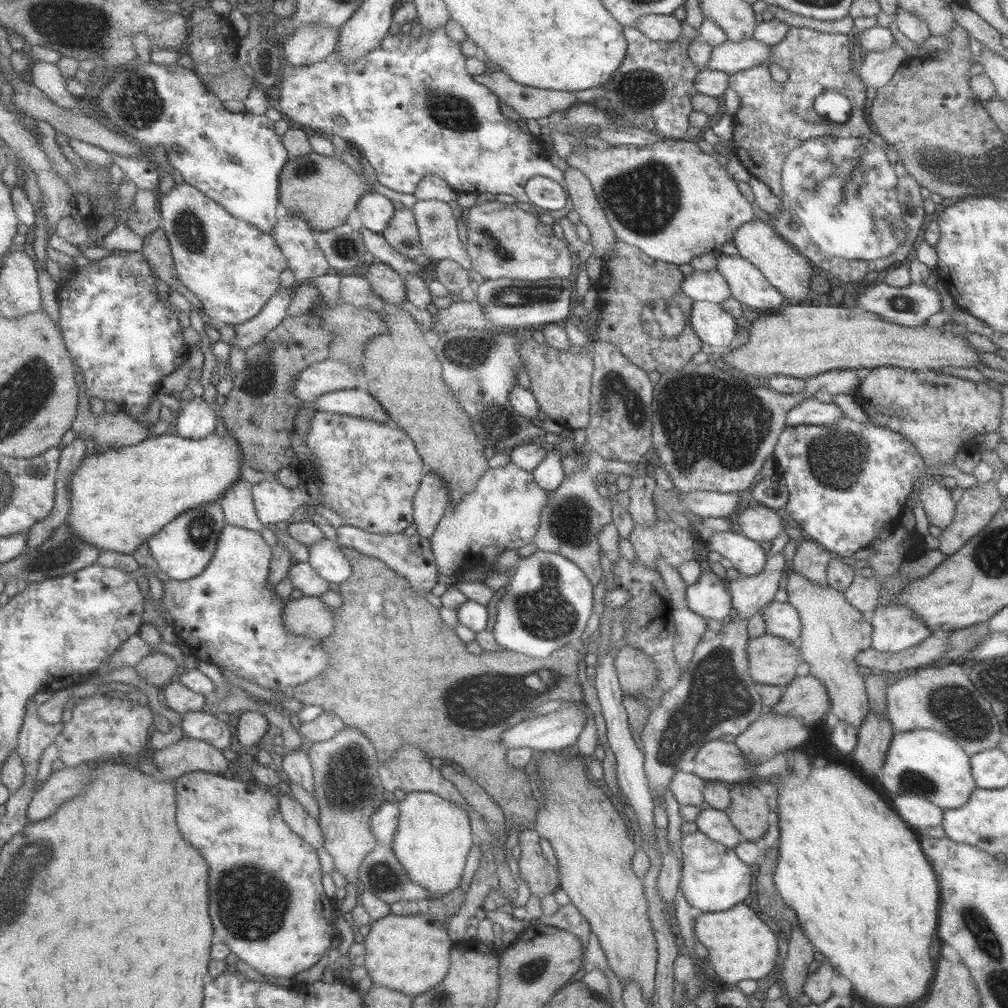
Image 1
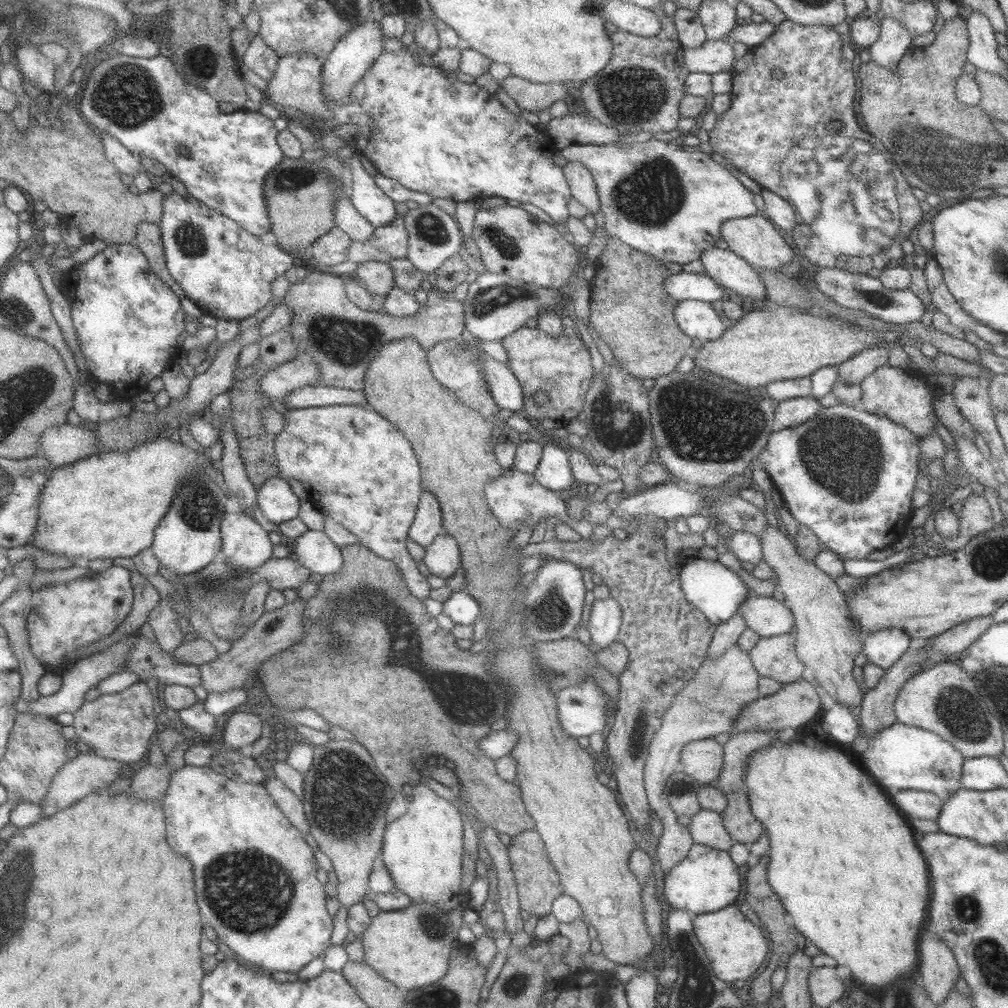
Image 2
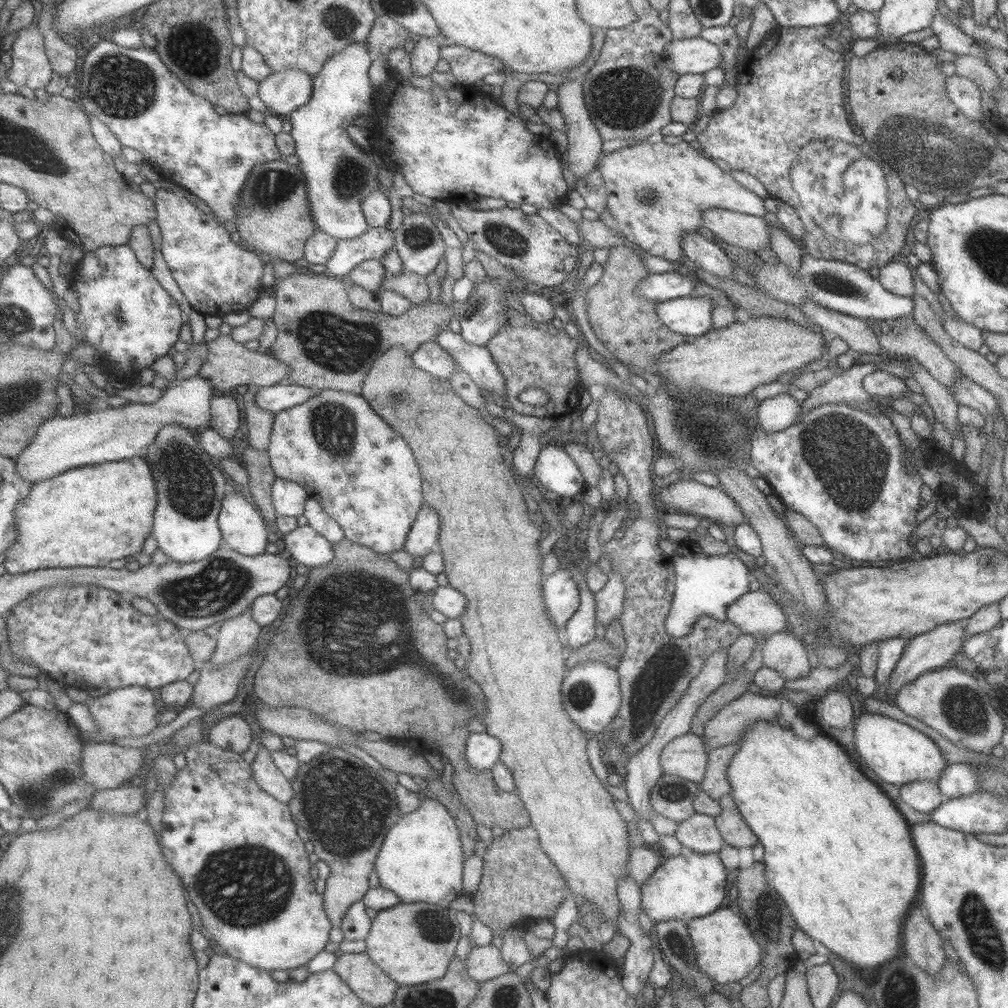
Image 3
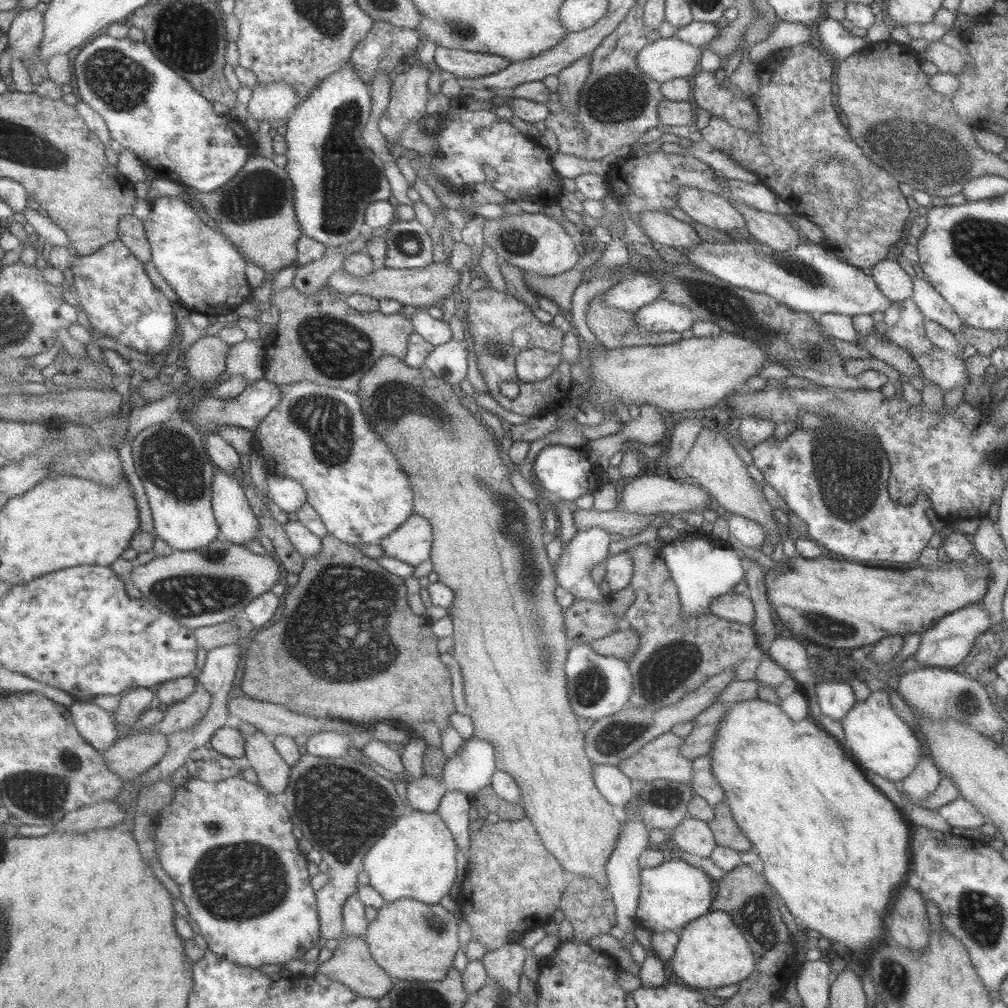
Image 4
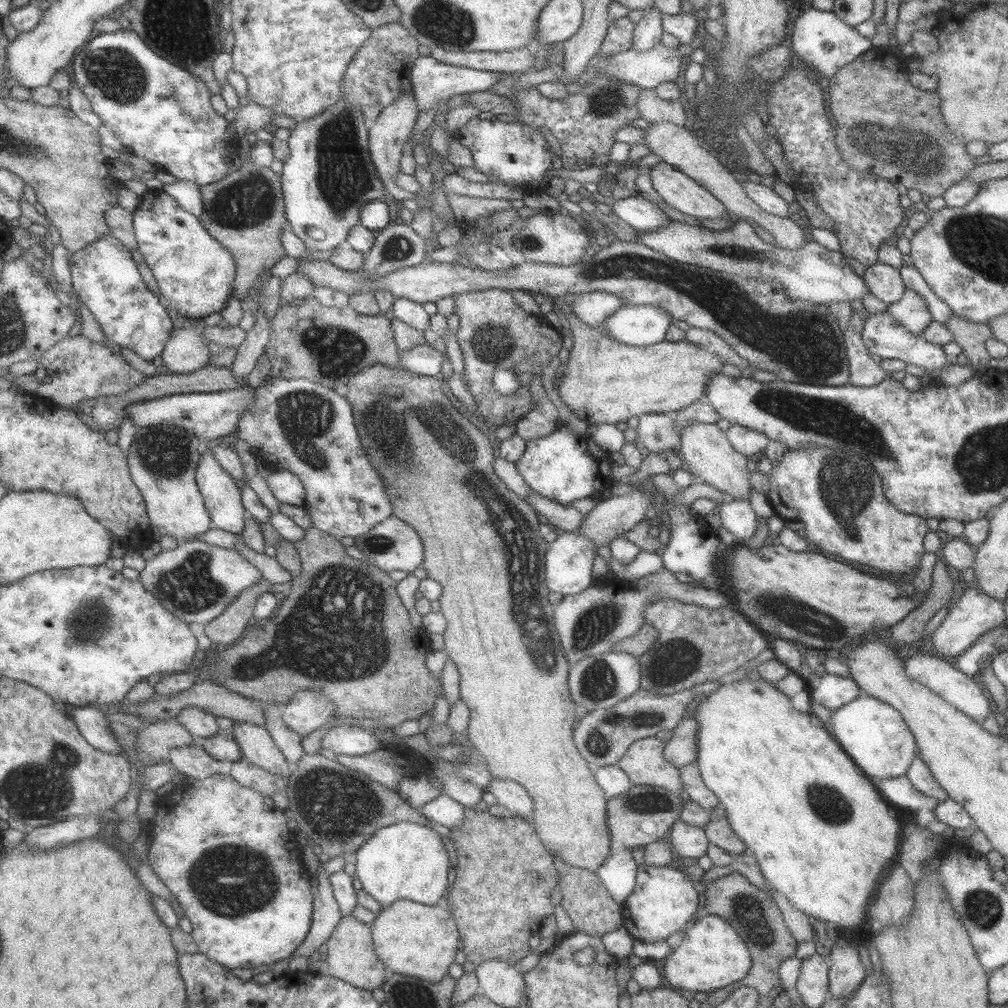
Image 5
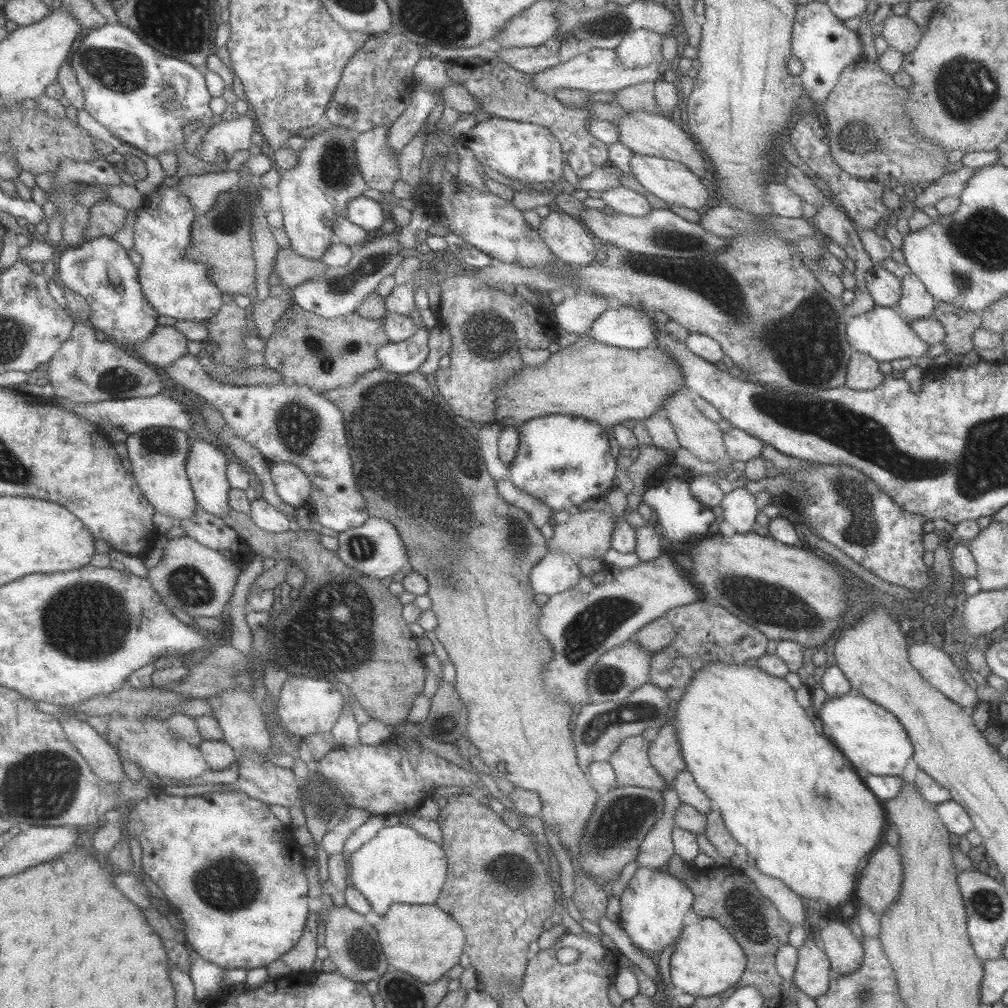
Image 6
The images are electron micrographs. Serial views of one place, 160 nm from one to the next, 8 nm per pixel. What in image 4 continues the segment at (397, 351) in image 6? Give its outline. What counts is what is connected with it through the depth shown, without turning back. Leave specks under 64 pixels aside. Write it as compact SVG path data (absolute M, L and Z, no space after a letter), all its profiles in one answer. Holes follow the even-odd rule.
M464 339L462 342L450 340L446 344L437 346L427 358L427 363L424 366L458 387L460 381L464 382L466 374L468 374L468 350L465 348L466 346L469 350L471 349L469 339Z

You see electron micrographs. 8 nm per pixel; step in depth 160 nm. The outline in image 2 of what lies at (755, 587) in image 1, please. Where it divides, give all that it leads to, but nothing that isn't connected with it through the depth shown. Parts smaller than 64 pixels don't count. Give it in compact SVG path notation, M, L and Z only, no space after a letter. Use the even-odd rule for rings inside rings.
M739 610L730 620L718 624L713 635L712 643L708 648L707 658L714 660L726 653L728 648L740 641L740 636L747 629L747 620L742 611Z

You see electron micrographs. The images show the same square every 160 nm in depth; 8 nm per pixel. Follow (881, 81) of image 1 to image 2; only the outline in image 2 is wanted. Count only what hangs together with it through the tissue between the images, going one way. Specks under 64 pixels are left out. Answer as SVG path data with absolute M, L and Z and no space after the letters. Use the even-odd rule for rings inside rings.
M885 17L880 27L880 37L868 48L870 61L876 62L878 66L886 70L893 71L904 54L913 47L912 36L904 28L904 24L900 24L900 21L894 18Z

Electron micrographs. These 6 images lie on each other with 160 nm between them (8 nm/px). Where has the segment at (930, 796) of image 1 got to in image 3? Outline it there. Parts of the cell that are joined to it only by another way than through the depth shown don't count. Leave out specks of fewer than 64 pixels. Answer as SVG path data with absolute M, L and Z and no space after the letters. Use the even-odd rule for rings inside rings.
M870 711L856 716L853 729L857 752L866 760L868 768L874 770L875 776L882 778L882 783L902 786L912 782L934 782L938 786L941 772L948 763L926 734L900 720Z

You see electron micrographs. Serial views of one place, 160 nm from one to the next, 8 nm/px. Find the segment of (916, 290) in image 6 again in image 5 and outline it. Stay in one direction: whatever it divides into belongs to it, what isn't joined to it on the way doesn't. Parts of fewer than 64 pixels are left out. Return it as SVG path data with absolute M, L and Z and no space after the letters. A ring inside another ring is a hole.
M908 288L904 291L902 299L890 304L887 311L912 334L918 336L933 321L926 300L922 300L920 294Z

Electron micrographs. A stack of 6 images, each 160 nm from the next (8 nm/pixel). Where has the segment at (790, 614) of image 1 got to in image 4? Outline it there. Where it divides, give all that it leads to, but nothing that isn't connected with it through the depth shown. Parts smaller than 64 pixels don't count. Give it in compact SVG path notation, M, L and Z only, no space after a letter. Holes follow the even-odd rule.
M730 591L714 597L709 604L709 612L720 618L738 621L752 626L755 619L755 608L752 599L746 594Z

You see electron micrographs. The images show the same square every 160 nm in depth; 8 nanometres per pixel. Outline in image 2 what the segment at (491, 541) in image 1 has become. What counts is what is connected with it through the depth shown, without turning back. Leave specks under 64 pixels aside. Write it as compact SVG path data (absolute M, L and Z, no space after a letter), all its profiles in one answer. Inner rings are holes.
M518 469L505 472L499 478L489 480L486 487L486 498L488 506L492 511L492 516L500 522L502 528L512 530L512 534L516 535L523 526L531 526L534 528L542 519L557 517L564 524L568 524L572 529L578 532L583 538L590 538L594 531L595 524L588 522L576 521L568 515L566 502L562 499L562 491L550 490L542 486L536 479L535 475L526 474ZM444 533L426 550L424 562L435 576L448 579L462 566L461 552L454 537Z

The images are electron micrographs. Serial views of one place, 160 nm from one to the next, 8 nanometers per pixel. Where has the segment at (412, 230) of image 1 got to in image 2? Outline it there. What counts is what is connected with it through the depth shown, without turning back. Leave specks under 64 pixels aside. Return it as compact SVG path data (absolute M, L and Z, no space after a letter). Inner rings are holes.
M404 216L390 225L376 229L374 236L366 242L354 241L350 247L350 260L359 264L377 260L390 262L409 256L410 231Z

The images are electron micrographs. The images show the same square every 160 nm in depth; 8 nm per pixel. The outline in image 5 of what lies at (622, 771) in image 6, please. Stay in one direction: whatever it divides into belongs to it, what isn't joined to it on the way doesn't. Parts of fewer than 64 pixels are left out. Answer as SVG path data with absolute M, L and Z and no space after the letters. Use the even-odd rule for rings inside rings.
M655 736L636 740L617 765L626 772L633 785L684 793L679 769L663 757L665 746L666 742Z

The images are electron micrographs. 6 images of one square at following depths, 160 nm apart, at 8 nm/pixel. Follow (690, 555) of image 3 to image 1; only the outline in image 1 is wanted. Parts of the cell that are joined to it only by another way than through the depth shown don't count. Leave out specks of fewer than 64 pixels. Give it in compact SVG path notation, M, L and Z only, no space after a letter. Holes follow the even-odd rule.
M712 571L702 573L696 584L687 586L687 605L700 616L725 623L733 616L734 611L729 584Z

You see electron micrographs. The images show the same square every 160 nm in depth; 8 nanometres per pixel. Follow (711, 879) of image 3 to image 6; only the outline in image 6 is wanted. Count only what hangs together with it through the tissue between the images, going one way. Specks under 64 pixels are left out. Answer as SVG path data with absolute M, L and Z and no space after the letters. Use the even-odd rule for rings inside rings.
M639 868L621 896L621 927L628 933L633 944L651 955L661 953L667 946L676 944L683 931L682 922L692 908L693 892L683 880L658 868Z

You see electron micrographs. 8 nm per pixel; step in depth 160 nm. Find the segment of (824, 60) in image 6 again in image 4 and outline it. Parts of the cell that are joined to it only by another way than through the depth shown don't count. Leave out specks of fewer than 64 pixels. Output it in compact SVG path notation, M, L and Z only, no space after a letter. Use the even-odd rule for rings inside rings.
M830 17L818 21L818 38L824 51L839 63L867 46L866 38L852 36L840 21Z

